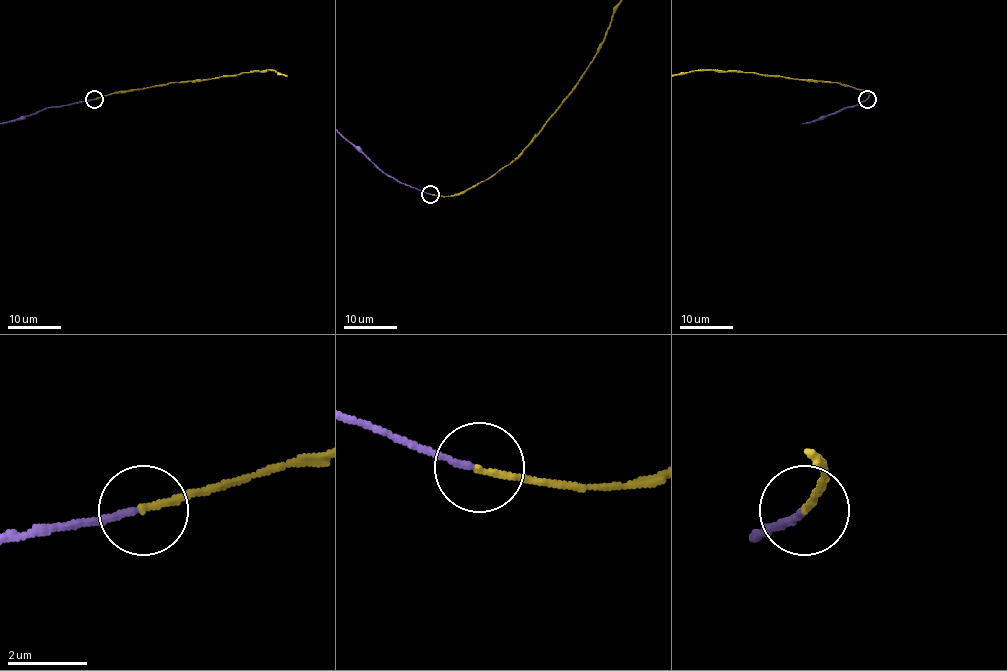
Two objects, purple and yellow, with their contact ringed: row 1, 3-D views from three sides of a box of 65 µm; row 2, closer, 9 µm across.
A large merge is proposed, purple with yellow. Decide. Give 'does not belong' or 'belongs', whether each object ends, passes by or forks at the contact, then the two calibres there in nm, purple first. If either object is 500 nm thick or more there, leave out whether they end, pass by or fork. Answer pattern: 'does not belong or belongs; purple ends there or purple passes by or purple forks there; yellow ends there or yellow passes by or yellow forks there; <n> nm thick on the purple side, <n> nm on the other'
belongs; purple ends there; yellow ends there; 150 nm thick on the purple side, 160 nm on the other

